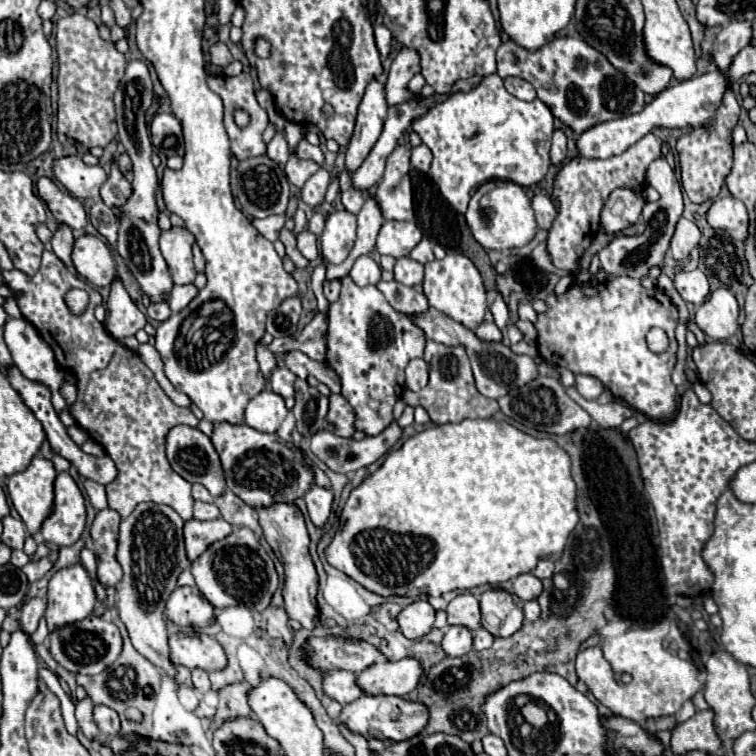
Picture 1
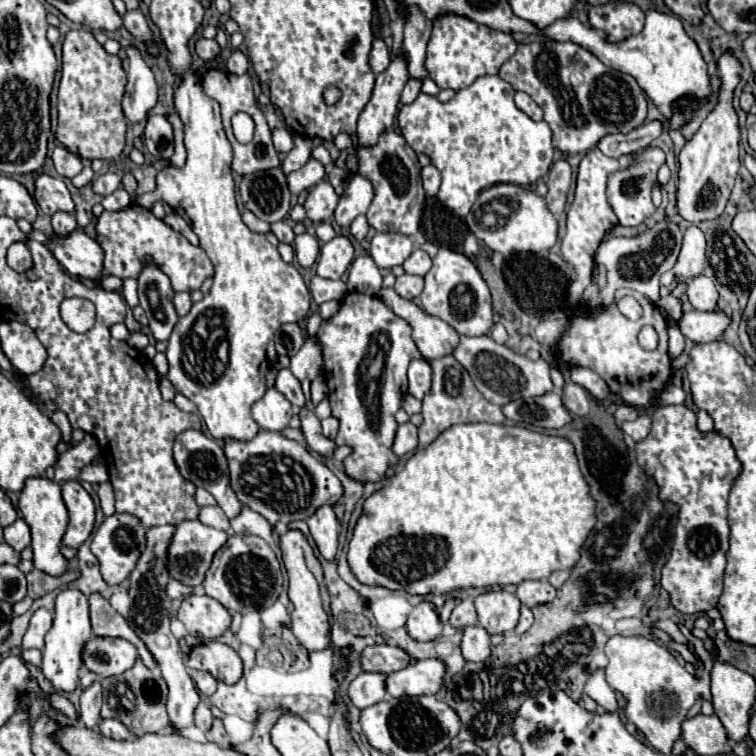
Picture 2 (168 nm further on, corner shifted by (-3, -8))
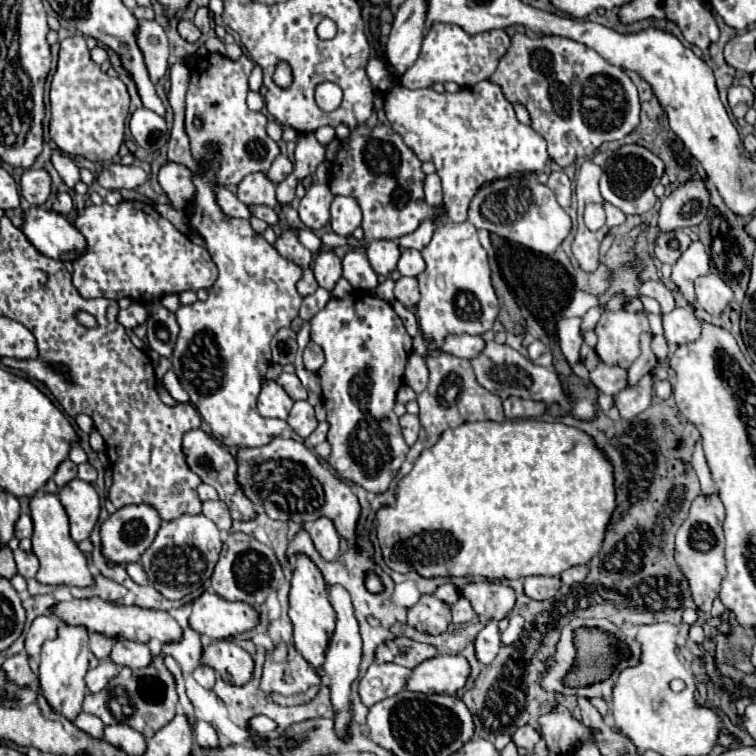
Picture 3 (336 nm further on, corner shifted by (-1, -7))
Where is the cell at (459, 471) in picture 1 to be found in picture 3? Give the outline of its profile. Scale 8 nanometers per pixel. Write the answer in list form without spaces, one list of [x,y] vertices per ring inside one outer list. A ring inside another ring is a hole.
[[[518,420],[518,422],[466,422],[458,428],[448,428],[440,440],[432,446],[432,448],[426,448],[420,458],[416,460],[412,472],[408,476],[404,476],[400,482],[398,482],[398,490],[396,490],[396,506],[394,508],[382,508],[376,516],[376,524],[378,524],[378,540],[380,540],[380,546],[384,550],[384,562],[396,570],[396,572],[418,572],[420,576],[426,576],[426,578],[432,578],[432,576],[482,576],[482,578],[488,578],[488,580],[502,580],[502,578],[522,578],[522,576],[560,576],[564,570],[572,568],[572,566],[578,566],[578,564],[588,564],[600,550],[602,542],[604,542],[604,534],[606,534],[606,526],[610,524],[610,518],[612,518],[612,512],[616,508],[616,488],[614,488],[614,466],[612,462],[606,458],[606,454],[596,446],[594,438],[590,434],[586,434],[584,430],[580,428],[574,428],[574,426],[566,426],[562,422],[544,422],[544,420]]]

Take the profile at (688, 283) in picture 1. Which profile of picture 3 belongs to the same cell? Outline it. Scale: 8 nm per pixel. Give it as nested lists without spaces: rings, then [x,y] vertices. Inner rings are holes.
[[[706,274],[696,280],[696,296],[698,304],[710,314],[720,316],[728,302],[734,298],[732,288],[716,274]]]

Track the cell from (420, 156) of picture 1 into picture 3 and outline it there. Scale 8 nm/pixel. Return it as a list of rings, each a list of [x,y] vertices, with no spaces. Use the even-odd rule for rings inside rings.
[[[430,174],[430,176],[426,178],[424,192],[426,192],[426,202],[428,202],[428,206],[432,206],[432,208],[442,206],[442,186],[440,186],[438,174]]]

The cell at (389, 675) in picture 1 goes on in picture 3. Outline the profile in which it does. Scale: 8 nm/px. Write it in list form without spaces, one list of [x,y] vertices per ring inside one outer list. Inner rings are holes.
[[[444,654],[422,662],[412,670],[408,690],[424,694],[456,694],[470,676],[470,664],[464,656]]]

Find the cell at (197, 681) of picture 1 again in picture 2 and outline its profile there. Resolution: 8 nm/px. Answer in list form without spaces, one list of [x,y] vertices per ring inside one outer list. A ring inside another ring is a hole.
[[[198,671],[198,673],[196,673],[194,683],[196,683],[198,691],[200,691],[200,693],[204,693],[206,697],[214,695],[214,691],[216,691],[216,679],[214,679],[210,673],[206,673],[206,671]]]

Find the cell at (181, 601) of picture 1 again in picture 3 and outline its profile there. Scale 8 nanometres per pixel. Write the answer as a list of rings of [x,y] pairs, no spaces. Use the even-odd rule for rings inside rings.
[[[202,594],[192,604],[190,626],[212,638],[234,638],[250,632],[260,622],[258,608],[246,602],[230,602],[218,594]]]

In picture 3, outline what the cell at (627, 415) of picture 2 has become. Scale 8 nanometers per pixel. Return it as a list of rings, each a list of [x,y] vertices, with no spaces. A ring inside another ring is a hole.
[[[644,376],[638,384],[626,386],[624,390],[620,390],[620,394],[616,398],[618,398],[616,404],[618,404],[620,416],[624,420],[634,418],[636,414],[644,412],[650,406],[650,400],[652,400],[652,378]]]

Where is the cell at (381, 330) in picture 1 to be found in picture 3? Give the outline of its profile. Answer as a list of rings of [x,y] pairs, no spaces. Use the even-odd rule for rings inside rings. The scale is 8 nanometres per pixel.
[[[356,292],[346,298],[330,298],[328,304],[318,314],[314,314],[310,324],[312,324],[310,338],[324,350],[326,356],[324,364],[316,374],[320,376],[322,400],[330,424],[326,440],[332,452],[328,464],[336,470],[340,478],[350,480],[368,492],[382,494],[388,490],[392,478],[398,474],[408,454],[408,444],[402,438],[398,416],[392,410],[394,410],[396,390],[402,386],[406,360],[412,352],[412,338],[408,336],[394,308],[388,302],[368,292]]]

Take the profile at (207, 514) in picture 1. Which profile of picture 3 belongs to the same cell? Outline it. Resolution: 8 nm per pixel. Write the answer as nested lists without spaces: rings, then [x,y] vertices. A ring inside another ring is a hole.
[[[208,500],[208,502],[204,502],[202,514],[204,514],[206,518],[210,518],[220,530],[226,530],[226,532],[228,532],[230,526],[232,526],[230,510],[228,510],[228,506],[226,506],[224,502],[220,502],[220,500]]]

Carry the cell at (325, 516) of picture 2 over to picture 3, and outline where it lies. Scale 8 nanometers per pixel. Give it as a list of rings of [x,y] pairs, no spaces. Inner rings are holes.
[[[318,518],[310,528],[308,528],[318,552],[322,554],[324,560],[336,560],[340,552],[340,536],[328,518]]]

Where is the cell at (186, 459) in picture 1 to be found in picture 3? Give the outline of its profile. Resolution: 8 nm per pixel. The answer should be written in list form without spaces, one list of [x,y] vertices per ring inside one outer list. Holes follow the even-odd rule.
[[[190,430],[184,436],[184,454],[186,454],[188,468],[192,472],[196,472],[202,478],[202,482],[206,482],[218,490],[220,500],[228,504],[234,520],[254,520],[256,518],[254,504],[246,498],[246,494],[242,492],[242,488],[236,480],[236,468],[238,468],[236,458],[216,438],[208,436],[204,430]]]

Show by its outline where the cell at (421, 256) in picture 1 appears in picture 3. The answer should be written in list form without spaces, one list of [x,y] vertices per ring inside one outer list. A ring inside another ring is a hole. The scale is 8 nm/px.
[[[402,250],[402,256],[398,260],[398,272],[402,276],[418,276],[424,268],[426,264],[418,250]]]

